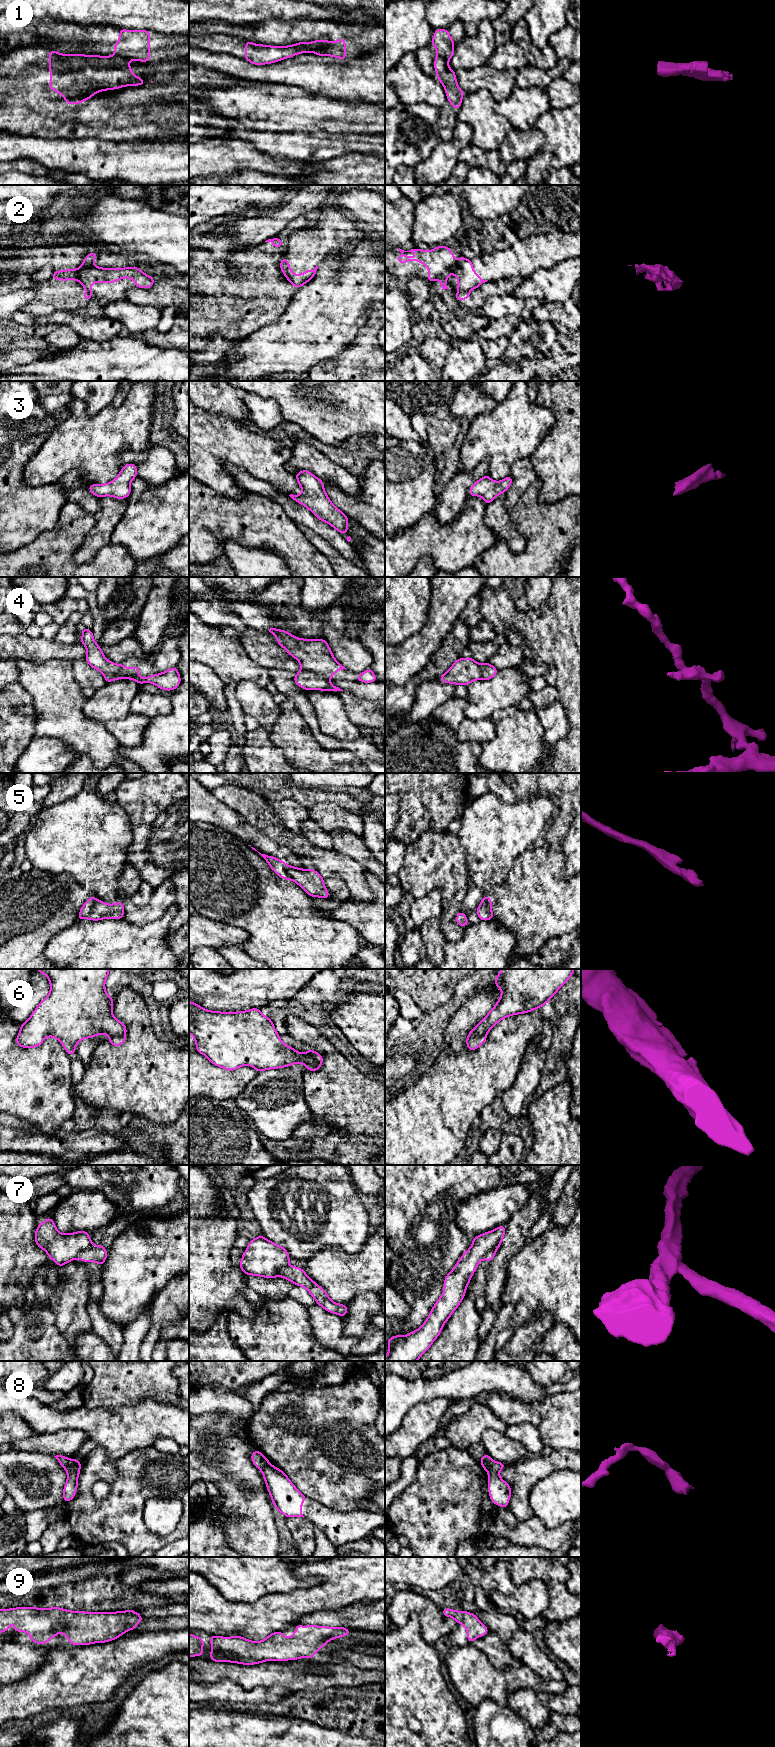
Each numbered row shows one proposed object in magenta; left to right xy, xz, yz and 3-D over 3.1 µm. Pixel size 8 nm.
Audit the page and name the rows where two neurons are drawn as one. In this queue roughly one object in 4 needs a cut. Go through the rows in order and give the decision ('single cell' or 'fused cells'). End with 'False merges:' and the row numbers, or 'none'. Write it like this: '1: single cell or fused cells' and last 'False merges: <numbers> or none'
1: fused cells
2: fused cells
3: single cell
4: fused cells
5: single cell
6: fused cells
7: fused cells
8: fused cells
9: single cell
False merges: 1, 2, 4, 6, 7, 8

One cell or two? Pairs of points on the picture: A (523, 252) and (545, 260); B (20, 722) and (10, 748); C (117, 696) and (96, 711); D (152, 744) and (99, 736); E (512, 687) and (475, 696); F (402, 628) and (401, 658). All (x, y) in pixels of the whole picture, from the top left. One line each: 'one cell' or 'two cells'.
A: one cell
B: one cell
C: one cell
D: two cells
E: one cell
F: two cells

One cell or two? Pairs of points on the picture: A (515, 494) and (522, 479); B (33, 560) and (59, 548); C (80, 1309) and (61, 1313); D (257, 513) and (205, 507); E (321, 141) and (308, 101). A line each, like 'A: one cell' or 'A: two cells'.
A: one cell
B: one cell
C: one cell
D: one cell
E: two cells

